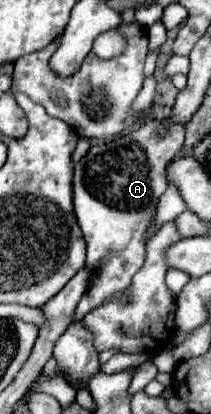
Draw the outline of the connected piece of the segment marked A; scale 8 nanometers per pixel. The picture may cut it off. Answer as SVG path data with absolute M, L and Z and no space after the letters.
M146 120L142 128L118 136L120 140L110 140L112 144L96 144L88 150L88 154L76 162L74 166L74 180L72 180L72 192L74 192L74 214L78 218L78 224L82 228L84 240L86 240L86 266L94 268L94 276L90 282L90 288L86 296L80 300L80 304L74 310L72 322L82 320L90 310L102 306L104 302L116 300L120 304L128 302L128 286L134 278L134 274L142 268L144 262L144 244L146 244L146 230L150 226L150 220L156 212L158 198L166 192L166 166L168 162L180 152L184 142L184 128L176 126L166 136L158 138L156 128L160 122Z

